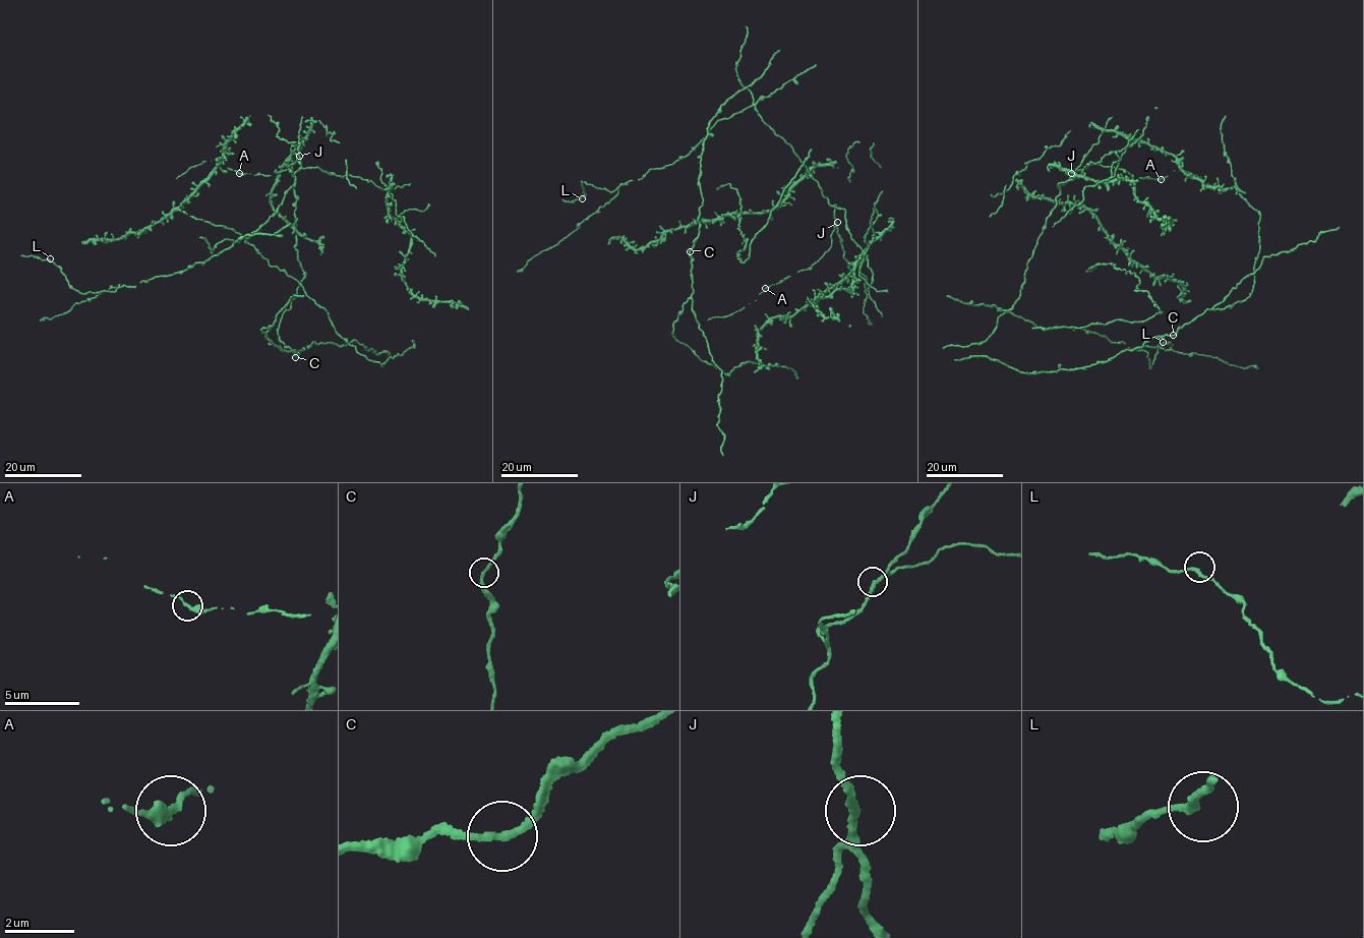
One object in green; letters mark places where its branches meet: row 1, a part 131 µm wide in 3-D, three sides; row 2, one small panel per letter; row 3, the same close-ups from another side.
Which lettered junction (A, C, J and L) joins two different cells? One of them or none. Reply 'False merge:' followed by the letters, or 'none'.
False merge: none

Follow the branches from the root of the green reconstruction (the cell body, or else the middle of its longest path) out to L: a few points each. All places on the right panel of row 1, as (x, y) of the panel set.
L: (1072, 174), (1058, 187), (1057, 206), (1010, 311), (1038, 328), (1081, 329), (1144, 351), (1150, 368), (1163, 342)

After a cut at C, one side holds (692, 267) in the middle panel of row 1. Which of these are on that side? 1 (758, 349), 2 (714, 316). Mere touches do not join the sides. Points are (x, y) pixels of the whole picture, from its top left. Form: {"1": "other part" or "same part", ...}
{"1": "other part", "2": "other part"}

